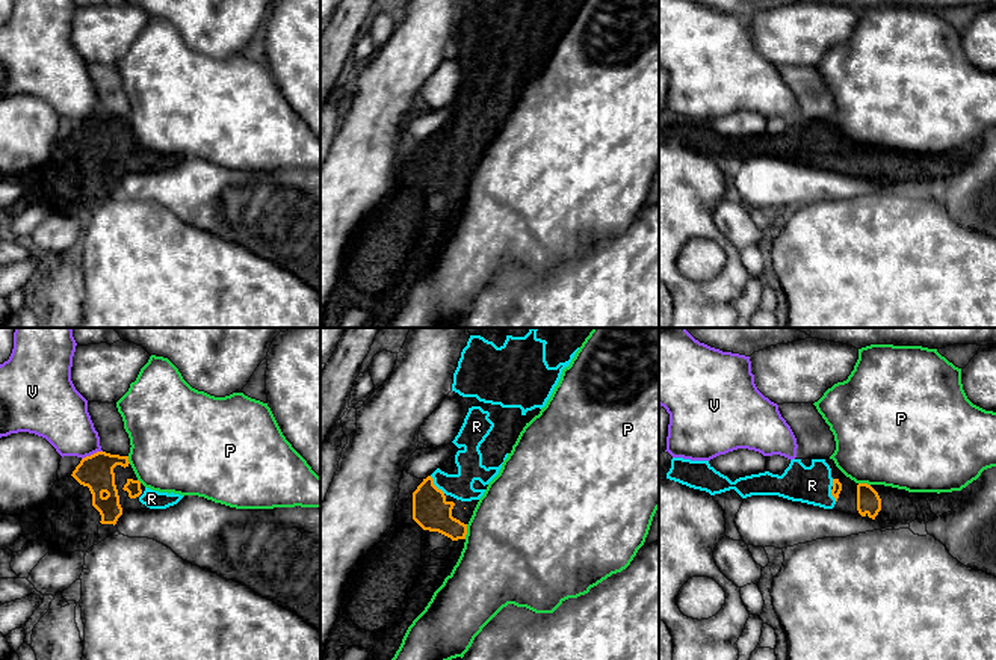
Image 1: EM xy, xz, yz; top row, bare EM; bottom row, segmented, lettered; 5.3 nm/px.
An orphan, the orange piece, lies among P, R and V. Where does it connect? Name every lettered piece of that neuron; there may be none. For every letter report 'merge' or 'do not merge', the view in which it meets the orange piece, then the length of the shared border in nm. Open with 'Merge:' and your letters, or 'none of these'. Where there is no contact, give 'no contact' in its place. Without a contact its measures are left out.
Merge: R
P: do not merge; contact in xz; length 80 nm
R: merge; contact in xz; length 130 nm
V: do not merge; contact in xy; length 120 nm

